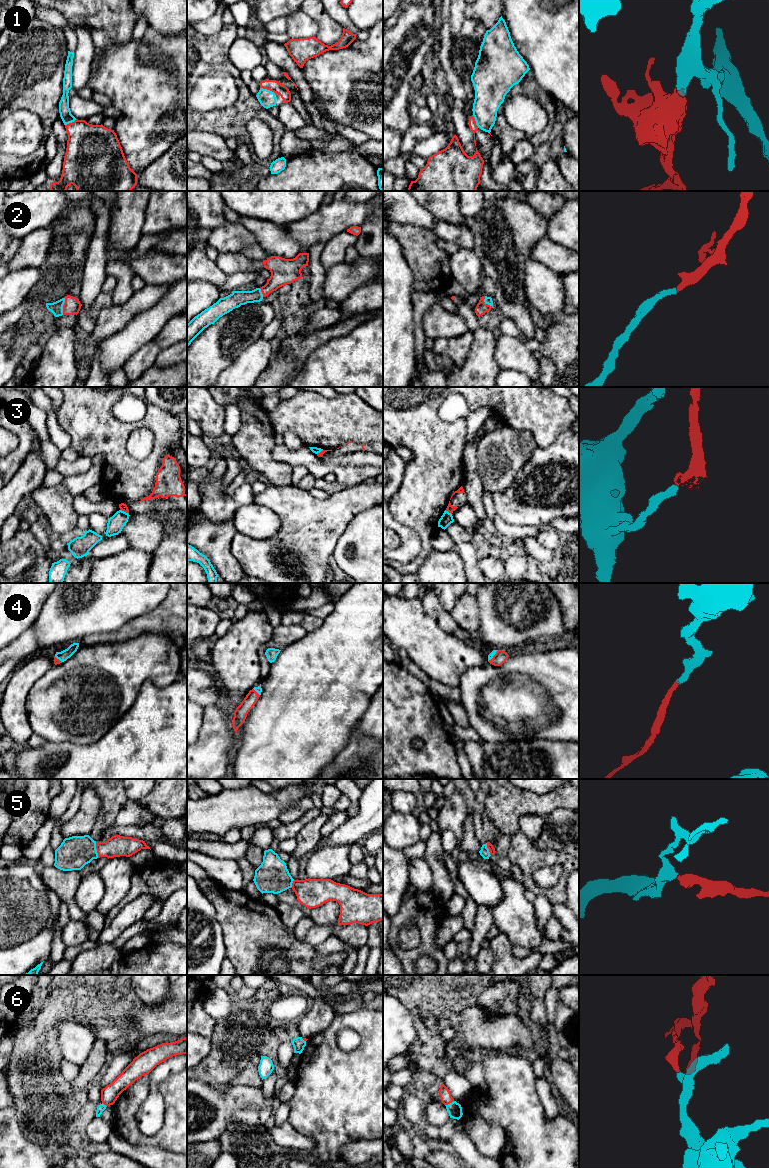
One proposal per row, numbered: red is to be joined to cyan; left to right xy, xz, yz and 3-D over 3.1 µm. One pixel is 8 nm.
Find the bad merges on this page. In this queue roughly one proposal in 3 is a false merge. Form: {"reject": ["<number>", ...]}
{"reject": ["3", "6"]}

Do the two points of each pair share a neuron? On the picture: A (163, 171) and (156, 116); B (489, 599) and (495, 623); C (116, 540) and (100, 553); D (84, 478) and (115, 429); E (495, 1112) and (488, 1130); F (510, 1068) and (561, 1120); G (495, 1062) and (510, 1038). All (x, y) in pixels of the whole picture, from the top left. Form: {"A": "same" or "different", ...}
{"A": "different", "B": "same", "C": "same", "D": "different", "E": "different", "F": "same", "G": "different"}

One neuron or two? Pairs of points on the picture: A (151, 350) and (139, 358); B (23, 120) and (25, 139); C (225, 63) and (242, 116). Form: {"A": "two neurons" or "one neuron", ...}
{"A": "one neuron", "B": "one neuron", "C": "one neuron"}

